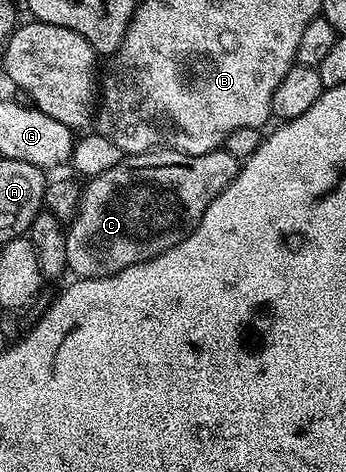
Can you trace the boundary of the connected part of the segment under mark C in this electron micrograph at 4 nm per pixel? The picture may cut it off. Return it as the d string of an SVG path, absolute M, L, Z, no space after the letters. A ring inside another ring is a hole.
M170 148L149 150L145 154L133 154L123 157L109 172L101 172L101 176L86 179L79 196L79 207L75 210L75 217L70 219L66 227L67 239L65 240L65 256L67 257L67 269L76 279L81 278L108 278L125 268L133 268L133 264L141 264L145 260L153 260L158 254L164 254L169 248L176 246L181 240L185 240L188 234L193 233L197 223L205 216L209 204L229 188L229 184L239 175L240 159L234 158L227 150L222 148L210 150L204 154L182 154Z

